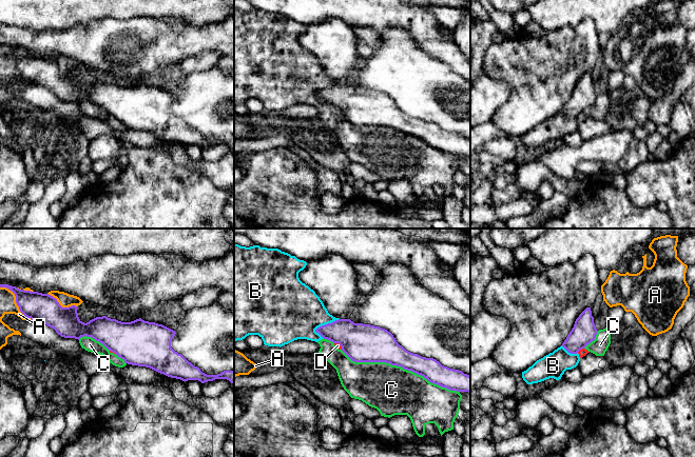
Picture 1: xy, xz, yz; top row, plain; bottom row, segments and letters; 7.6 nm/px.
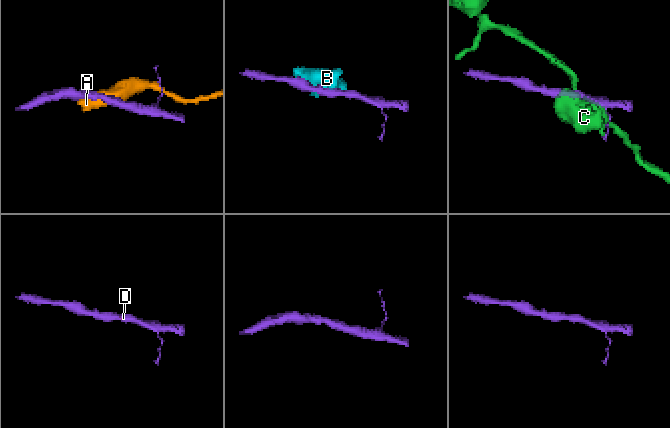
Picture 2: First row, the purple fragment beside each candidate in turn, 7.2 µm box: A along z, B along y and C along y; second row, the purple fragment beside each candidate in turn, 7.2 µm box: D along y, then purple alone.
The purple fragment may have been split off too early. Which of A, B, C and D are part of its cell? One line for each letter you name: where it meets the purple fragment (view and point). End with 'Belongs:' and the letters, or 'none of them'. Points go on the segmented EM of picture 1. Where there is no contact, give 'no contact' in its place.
Belongs: none of them

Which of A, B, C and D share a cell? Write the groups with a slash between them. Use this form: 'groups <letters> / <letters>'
groups A / B C D

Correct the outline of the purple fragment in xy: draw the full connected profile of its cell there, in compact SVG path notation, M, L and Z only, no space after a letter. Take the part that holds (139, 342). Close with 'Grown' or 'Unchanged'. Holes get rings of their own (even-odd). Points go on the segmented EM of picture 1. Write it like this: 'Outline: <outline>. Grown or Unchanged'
Outline: M0 284L16 296L20 312L32 320L54 329L64 338L80 339L92 337L115 353L126 363L150 367L160 374L182 381L198 380L201 383L215 379L227 379L234 384L234 371L224 371L217 375L207 375L194 366L181 354L171 347L175 331L141 318L121 322L107 316L82 322L76 305L62 307L49 294L20 290L8 284Z. Unchanged

